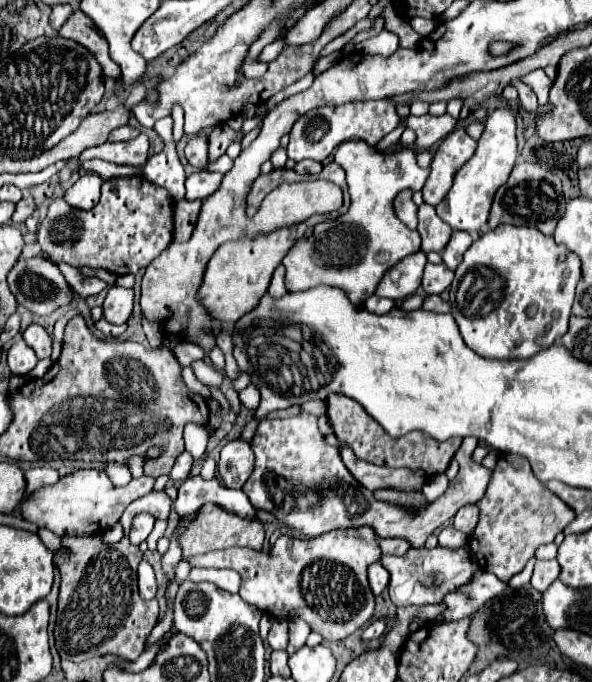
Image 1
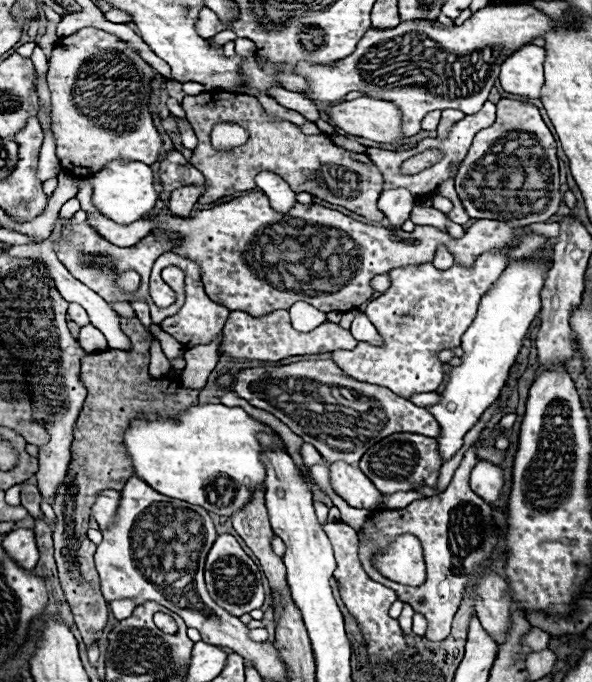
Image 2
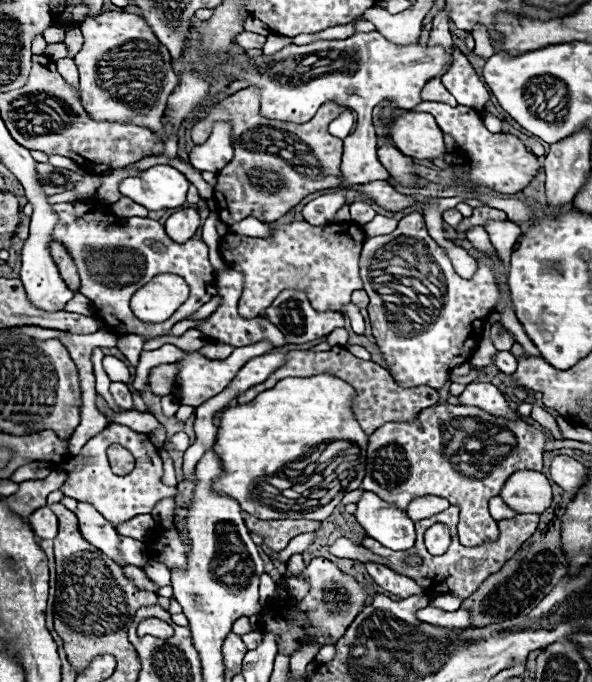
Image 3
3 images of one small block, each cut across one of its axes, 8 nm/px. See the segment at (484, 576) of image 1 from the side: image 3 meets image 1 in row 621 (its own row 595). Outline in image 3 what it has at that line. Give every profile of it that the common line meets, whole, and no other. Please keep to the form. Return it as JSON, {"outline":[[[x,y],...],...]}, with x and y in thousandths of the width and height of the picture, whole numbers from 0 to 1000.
{"outline":[[[740,872],[726,881],[726,887],[752,896],[767,896],[777,891],[780,880],[765,872]]]}

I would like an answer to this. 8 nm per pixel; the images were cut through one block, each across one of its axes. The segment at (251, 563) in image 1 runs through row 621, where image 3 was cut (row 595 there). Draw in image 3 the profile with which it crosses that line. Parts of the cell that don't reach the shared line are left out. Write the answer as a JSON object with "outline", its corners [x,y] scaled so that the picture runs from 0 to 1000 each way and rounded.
{"outline":[[[530,818],[510,839],[510,848],[524,856],[524,868],[507,883],[500,883],[500,889],[459,886],[439,906],[446,927],[459,927],[466,933],[470,956],[486,962],[493,962],[507,947],[520,941],[530,941],[537,950],[554,938],[571,941],[591,912],[598,912],[598,906],[611,897],[622,877],[615,856],[601,853],[598,845],[578,839],[564,824],[551,818]]]}

